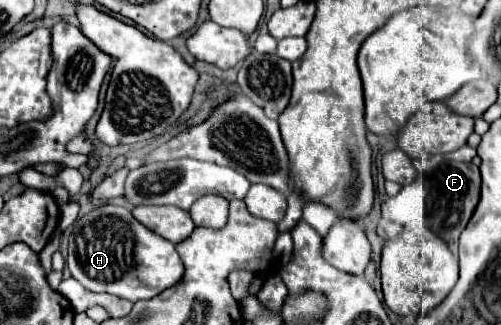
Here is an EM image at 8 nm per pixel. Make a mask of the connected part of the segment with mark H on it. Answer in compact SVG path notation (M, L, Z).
M104 204L74 222L68 238L70 274L92 292L108 292L130 302L150 300L184 276L176 246L142 226L128 208Z

